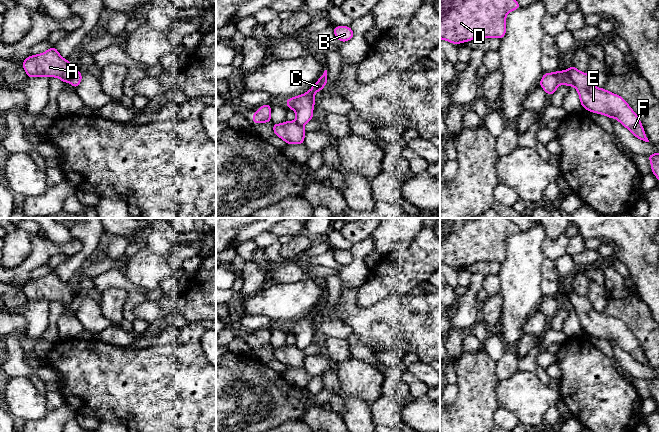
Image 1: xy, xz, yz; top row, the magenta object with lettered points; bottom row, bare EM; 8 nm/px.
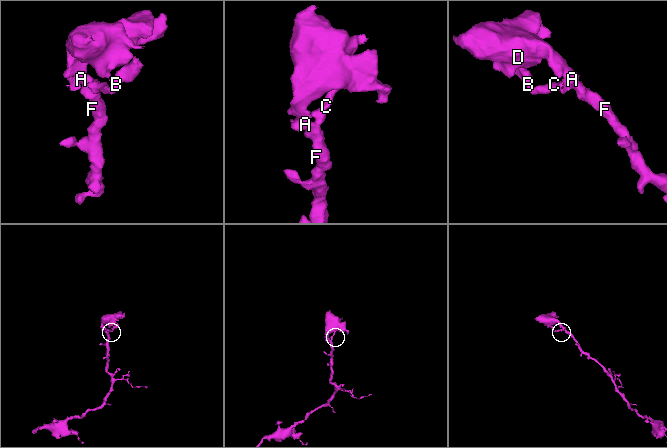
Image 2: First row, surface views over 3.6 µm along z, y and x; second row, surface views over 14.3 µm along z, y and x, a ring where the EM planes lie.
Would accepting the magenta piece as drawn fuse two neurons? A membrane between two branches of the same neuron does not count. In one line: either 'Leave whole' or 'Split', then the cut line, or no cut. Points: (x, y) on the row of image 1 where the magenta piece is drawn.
Split. Split along yz (566, 70), (572, 84)

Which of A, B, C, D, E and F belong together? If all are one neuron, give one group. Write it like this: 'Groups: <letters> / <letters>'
Groups: A D E F / B C

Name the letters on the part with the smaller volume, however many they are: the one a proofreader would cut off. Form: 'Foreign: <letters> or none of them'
Foreign: B, C

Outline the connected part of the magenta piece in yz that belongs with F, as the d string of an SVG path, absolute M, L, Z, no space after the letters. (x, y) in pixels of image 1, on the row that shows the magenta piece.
M573 65L567 72L583 108L589 112L606 115L610 119L617 119L638 139L649 142L639 117L620 95L596 87L588 73L579 71Z

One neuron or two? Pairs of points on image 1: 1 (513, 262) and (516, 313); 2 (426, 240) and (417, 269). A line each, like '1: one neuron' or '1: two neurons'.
1: one neuron
2: one neuron

